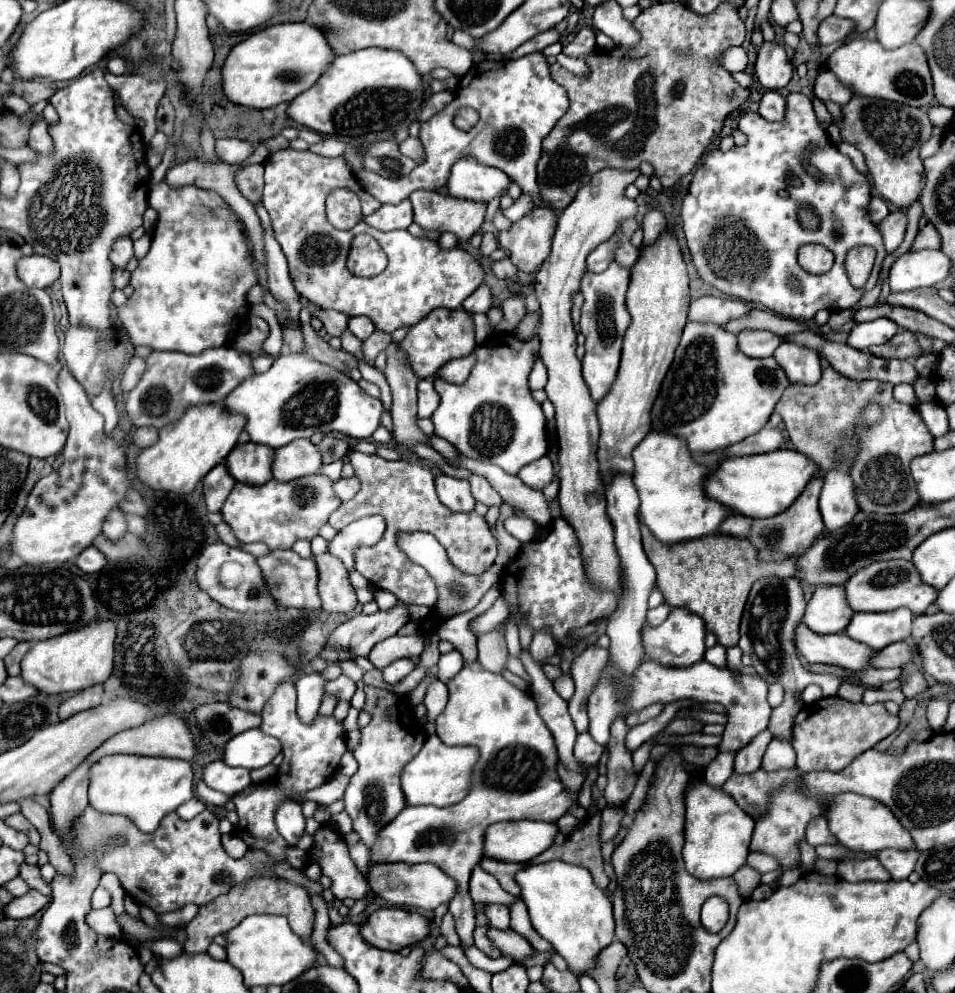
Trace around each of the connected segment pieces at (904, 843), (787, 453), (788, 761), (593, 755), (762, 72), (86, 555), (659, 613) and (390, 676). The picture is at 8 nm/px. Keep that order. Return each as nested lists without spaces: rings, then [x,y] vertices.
[[[839,793],[833,799],[829,799],[827,811],[827,823],[831,833],[837,837],[841,845],[853,851],[881,851],[881,849],[897,849],[897,851],[911,851],[917,849],[907,829],[895,819],[889,807],[883,807],[883,803],[875,803],[869,797],[855,795],[855,793]]]
[[[779,449],[773,453],[725,459],[715,467],[715,471],[711,471],[711,475],[707,475],[707,483],[703,483],[703,487],[707,487],[707,495],[711,495],[711,499],[731,507],[733,513],[741,513],[751,519],[765,519],[785,511],[817,471],[819,467],[805,455],[791,449]]]
[[[773,739],[765,751],[763,757],[763,769],[765,771],[775,771],[781,767],[793,767],[795,765],[795,751],[789,741],[783,739]]]
[[[581,733],[577,737],[577,743],[575,743],[575,759],[585,763],[585,765],[597,765],[601,755],[603,755],[605,747],[595,743],[595,739],[591,739],[589,733]]]
[[[763,43],[757,63],[755,75],[765,89],[781,89],[791,81],[791,63],[787,61],[787,53],[777,43]]]
[[[87,547],[79,557],[77,557],[77,567],[83,573],[95,573],[101,571],[107,565],[105,555],[97,547]]]
[[[663,603],[663,605],[655,607],[655,609],[649,609],[649,611],[647,611],[647,621],[649,621],[651,625],[659,625],[659,623],[663,623],[663,621],[667,619],[669,611],[671,611],[671,607],[669,607],[667,603]]]
[[[399,659],[399,661],[393,661],[391,665],[387,665],[383,669],[383,679],[391,685],[395,685],[397,681],[401,681],[405,675],[409,675],[411,671],[415,669],[415,665],[407,659]]]

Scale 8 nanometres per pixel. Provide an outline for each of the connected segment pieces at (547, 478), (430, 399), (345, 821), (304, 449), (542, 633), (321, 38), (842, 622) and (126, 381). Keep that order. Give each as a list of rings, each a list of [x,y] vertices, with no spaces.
[[[545,455],[545,457],[541,457],[541,459],[537,459],[537,461],[529,463],[529,465],[525,465],[517,475],[519,475],[519,479],[525,485],[529,485],[531,489],[541,491],[541,489],[545,489],[553,481],[553,463]]]
[[[421,379],[417,383],[417,395],[419,395],[419,417],[431,417],[433,411],[439,405],[439,395],[433,387],[431,379]]]
[[[341,811],[341,813],[333,815],[333,817],[331,817],[331,821],[337,825],[337,829],[339,829],[339,833],[341,833],[341,835],[347,835],[349,831],[353,831],[353,829],[351,829],[351,819],[349,819],[349,815],[347,815],[345,811]]]
[[[295,439],[287,447],[275,449],[273,455],[273,477],[277,481],[293,481],[311,473],[317,473],[321,467],[321,453],[317,445],[309,439]]]
[[[539,629],[539,631],[535,631],[535,635],[533,635],[533,641],[531,641],[529,651],[531,651],[533,659],[541,663],[541,661],[545,661],[547,657],[555,655],[555,651],[557,651],[557,641],[555,641],[555,637],[551,635],[549,629]]]
[[[281,23],[249,35],[237,43],[221,69],[223,93],[235,105],[253,109],[269,109],[279,103],[289,103],[303,91],[307,91],[325,67],[333,61],[331,47],[321,29],[307,23]]]
[[[835,585],[817,587],[817,591],[813,593],[805,607],[803,623],[819,635],[841,633],[853,615],[843,593],[845,593],[843,587]]]
[[[133,355],[129,359],[129,363],[127,363],[125,371],[123,371],[123,377],[121,377],[121,389],[123,391],[131,391],[137,385],[137,381],[141,379],[141,375],[145,371],[145,365],[147,365],[147,361],[143,357]]]

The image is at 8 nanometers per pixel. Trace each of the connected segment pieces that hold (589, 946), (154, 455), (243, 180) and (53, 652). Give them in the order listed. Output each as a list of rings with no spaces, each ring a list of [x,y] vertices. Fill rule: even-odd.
[[[565,861],[531,865],[519,871],[515,881],[521,887],[521,897],[529,909],[535,931],[555,947],[555,951],[567,961],[571,973],[577,977],[587,975],[595,967],[599,951],[615,941],[611,899],[605,891],[593,883],[587,869]]]
[[[209,403],[207,407],[191,407],[183,419],[169,423],[159,431],[159,441],[141,451],[137,457],[137,477],[151,489],[173,493],[191,493],[195,485],[221,463],[237,445],[239,433],[245,429],[243,415],[229,415],[221,405]]]
[[[247,165],[247,167],[239,167],[239,171],[235,173],[235,183],[241,189],[241,195],[257,205],[261,201],[261,193],[263,193],[263,165]]]
[[[95,621],[81,631],[69,631],[55,639],[37,641],[21,661],[21,677],[41,693],[75,693],[105,683],[113,673],[117,627],[111,621]]]

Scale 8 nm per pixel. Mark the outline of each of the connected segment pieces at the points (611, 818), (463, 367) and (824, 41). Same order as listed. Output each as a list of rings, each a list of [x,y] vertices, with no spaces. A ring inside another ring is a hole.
[[[607,807],[601,811],[603,823],[601,823],[601,841],[607,841],[617,835],[621,829],[621,819],[625,817],[625,807]]]
[[[473,351],[471,355],[467,355],[467,357],[461,357],[461,359],[453,359],[453,361],[449,361],[445,367],[441,367],[441,369],[437,371],[437,375],[439,375],[439,377],[443,375],[445,381],[463,383],[463,381],[467,379],[469,371],[471,371],[471,365],[475,365],[475,351]]]
[[[831,15],[825,21],[821,21],[817,37],[819,37],[821,45],[829,45],[829,43],[845,39],[851,33],[851,29],[853,29],[853,23],[849,19],[841,19],[841,17]]]

